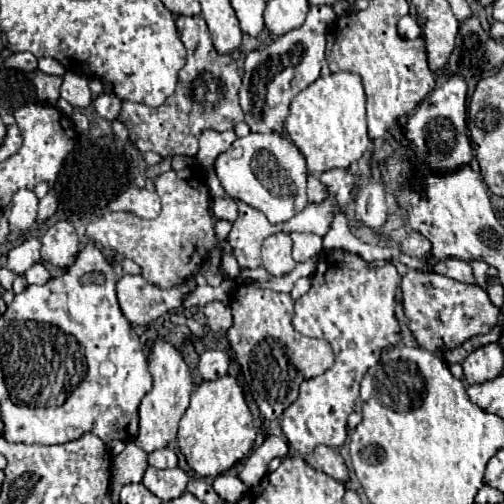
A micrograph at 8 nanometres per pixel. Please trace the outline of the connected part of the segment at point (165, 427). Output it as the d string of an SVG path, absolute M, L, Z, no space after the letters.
M158 338L152 346L152 354L148 358L148 370L152 374L154 386L142 398L142 404L138 410L140 412L140 430L138 430L138 438L134 442L146 452L154 452L158 448L166 448L170 442L176 440L178 422L188 408L194 384L192 384L192 374L190 374L188 364L184 362L182 352L174 344L170 344L162 338Z

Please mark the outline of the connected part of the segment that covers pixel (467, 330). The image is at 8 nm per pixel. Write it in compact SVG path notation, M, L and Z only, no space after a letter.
M408 270L400 284L400 310L406 326L420 348L430 352L460 348L466 340L478 334L486 334L494 322L498 322L500 310L490 302L488 294L480 286L456 282L436 272Z

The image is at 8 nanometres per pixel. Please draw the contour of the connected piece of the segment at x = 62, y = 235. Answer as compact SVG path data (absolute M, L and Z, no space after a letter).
M56 222L42 236L42 260L56 268L70 268L78 250L78 236L70 222Z

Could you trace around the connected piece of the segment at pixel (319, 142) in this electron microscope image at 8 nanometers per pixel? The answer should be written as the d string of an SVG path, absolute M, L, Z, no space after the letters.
M334 72L320 76L304 88L290 104L286 132L302 150L312 176L332 168L348 168L360 160L372 144L366 134L366 94L360 76L354 72Z

